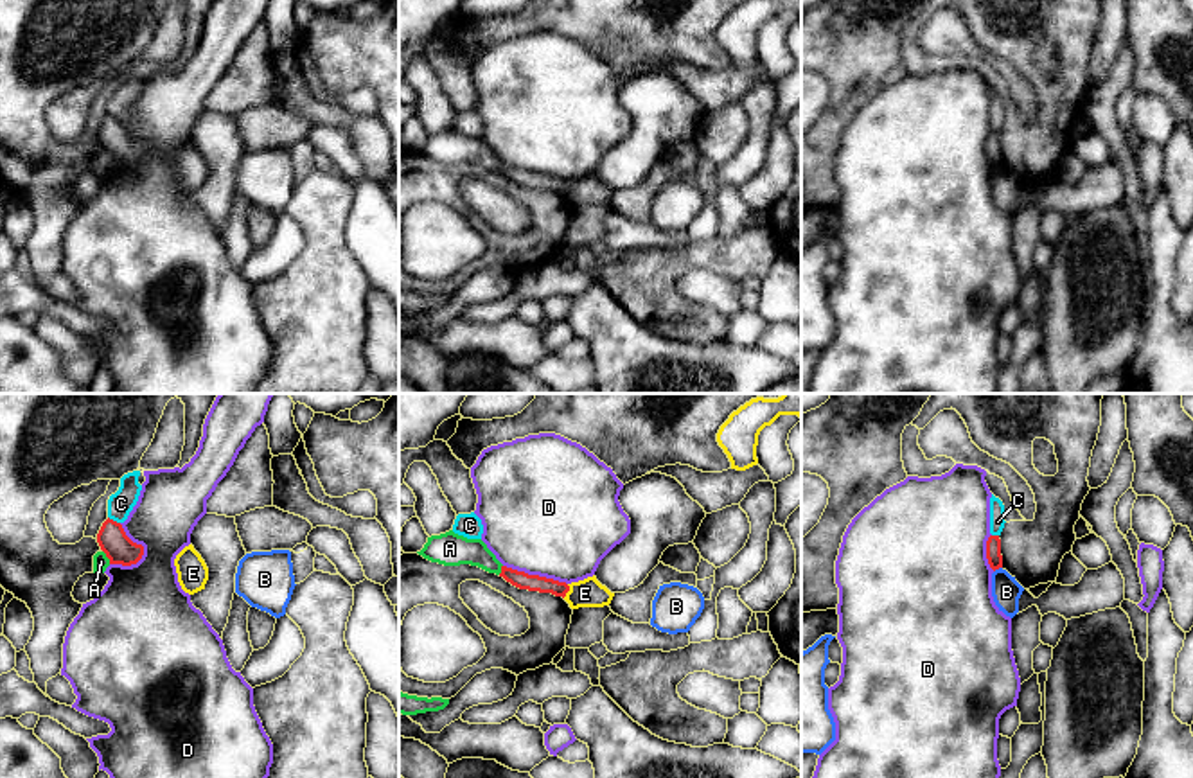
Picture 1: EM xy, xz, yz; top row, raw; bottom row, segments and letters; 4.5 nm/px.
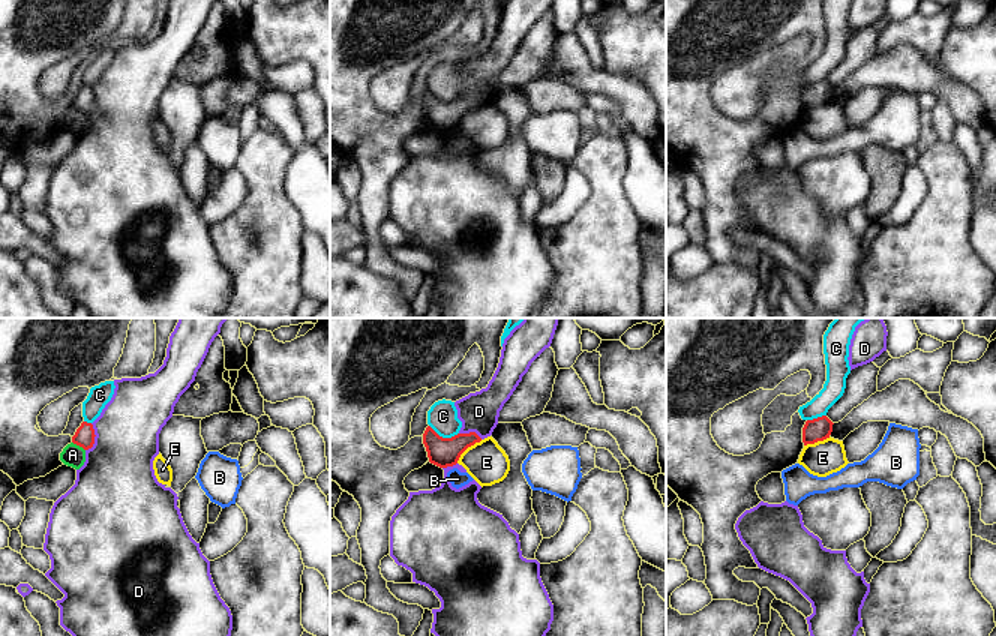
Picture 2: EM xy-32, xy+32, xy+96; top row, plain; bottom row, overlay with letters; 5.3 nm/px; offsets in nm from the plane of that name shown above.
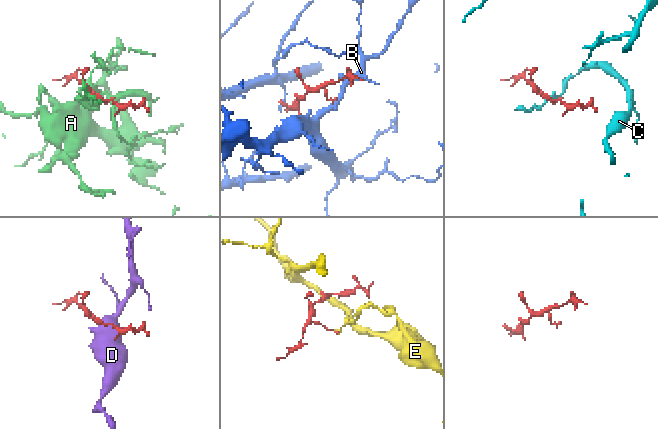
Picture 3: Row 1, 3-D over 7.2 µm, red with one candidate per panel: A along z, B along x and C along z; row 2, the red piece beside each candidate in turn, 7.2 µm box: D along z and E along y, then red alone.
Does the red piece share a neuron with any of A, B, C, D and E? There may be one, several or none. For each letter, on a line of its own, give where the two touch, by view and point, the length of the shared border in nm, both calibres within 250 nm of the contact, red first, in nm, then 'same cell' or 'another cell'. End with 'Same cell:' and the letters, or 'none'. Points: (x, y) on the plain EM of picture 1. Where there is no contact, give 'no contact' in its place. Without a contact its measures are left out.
A: xy (106, 153) | 70 nm | 140/70 nm | another cell
B: yz (998, 166) | 50 nm | 70/130 nm | another cell
C: xy (112, 117) | 70 nm | 140/110 nm | another cell
D: xy (141, 142) | 200 nm | 140/340 nm | another cell
E: xz (568, 187) | 70 nm | 80/130 nm | another cell
Same cell: none

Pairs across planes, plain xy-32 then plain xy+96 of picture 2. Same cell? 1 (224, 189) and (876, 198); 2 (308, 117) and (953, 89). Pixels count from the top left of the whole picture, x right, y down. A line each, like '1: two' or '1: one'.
1: two
2: one

